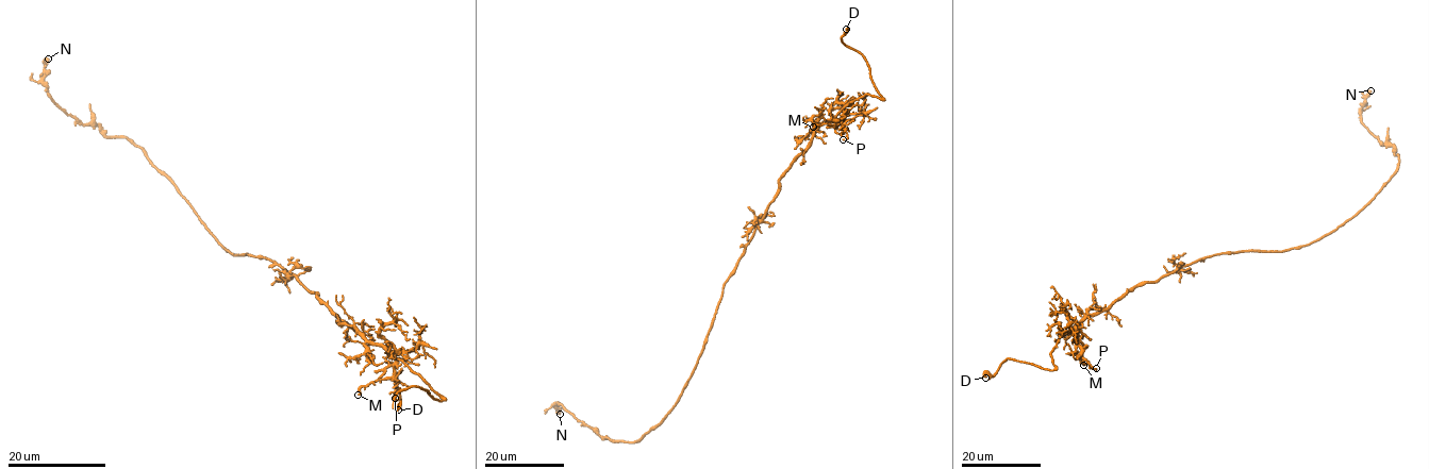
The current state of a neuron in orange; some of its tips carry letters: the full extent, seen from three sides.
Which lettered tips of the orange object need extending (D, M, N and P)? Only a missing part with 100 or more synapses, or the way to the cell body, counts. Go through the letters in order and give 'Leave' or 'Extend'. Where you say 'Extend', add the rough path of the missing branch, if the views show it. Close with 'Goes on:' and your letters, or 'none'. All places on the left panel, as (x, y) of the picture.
D: Extend
M: Leave
N: Leave
P: Leave
Goes on: D

